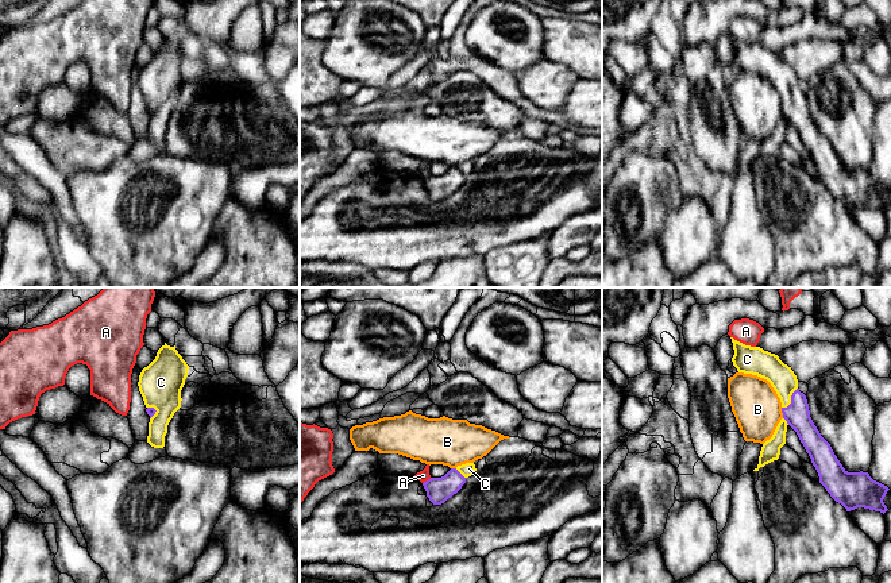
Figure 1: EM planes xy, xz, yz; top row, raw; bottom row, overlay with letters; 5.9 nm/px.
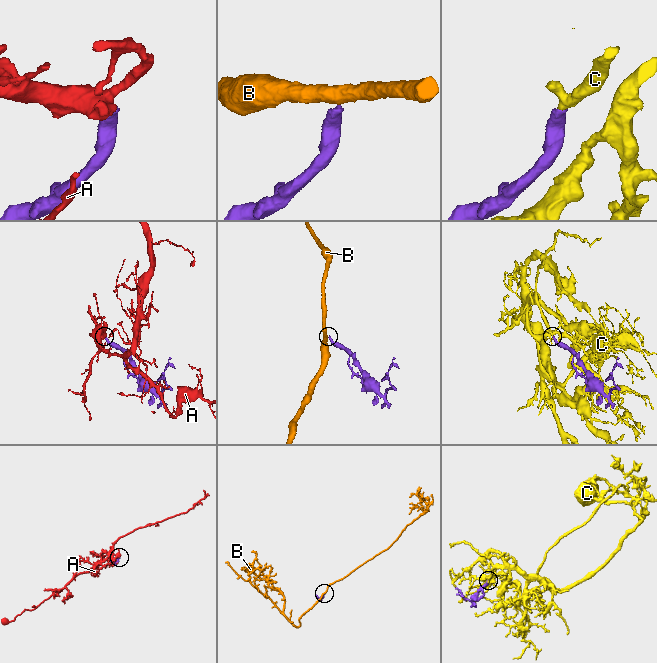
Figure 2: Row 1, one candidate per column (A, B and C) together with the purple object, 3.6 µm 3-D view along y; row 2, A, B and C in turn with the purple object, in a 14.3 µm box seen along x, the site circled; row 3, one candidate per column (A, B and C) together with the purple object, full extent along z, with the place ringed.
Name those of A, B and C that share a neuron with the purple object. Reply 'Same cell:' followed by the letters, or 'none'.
Same cell: C

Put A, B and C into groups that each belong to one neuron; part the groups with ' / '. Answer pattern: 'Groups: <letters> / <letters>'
Groups: A / B / C

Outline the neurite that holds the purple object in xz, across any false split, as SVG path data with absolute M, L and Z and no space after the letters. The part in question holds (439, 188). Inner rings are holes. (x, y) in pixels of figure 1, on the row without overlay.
M466 161L451 166L441 175L431 175L423 181L427 194L433 202L441 202L454 192L456 192L462 184L466 181L466 177L477 169L474 161Z

